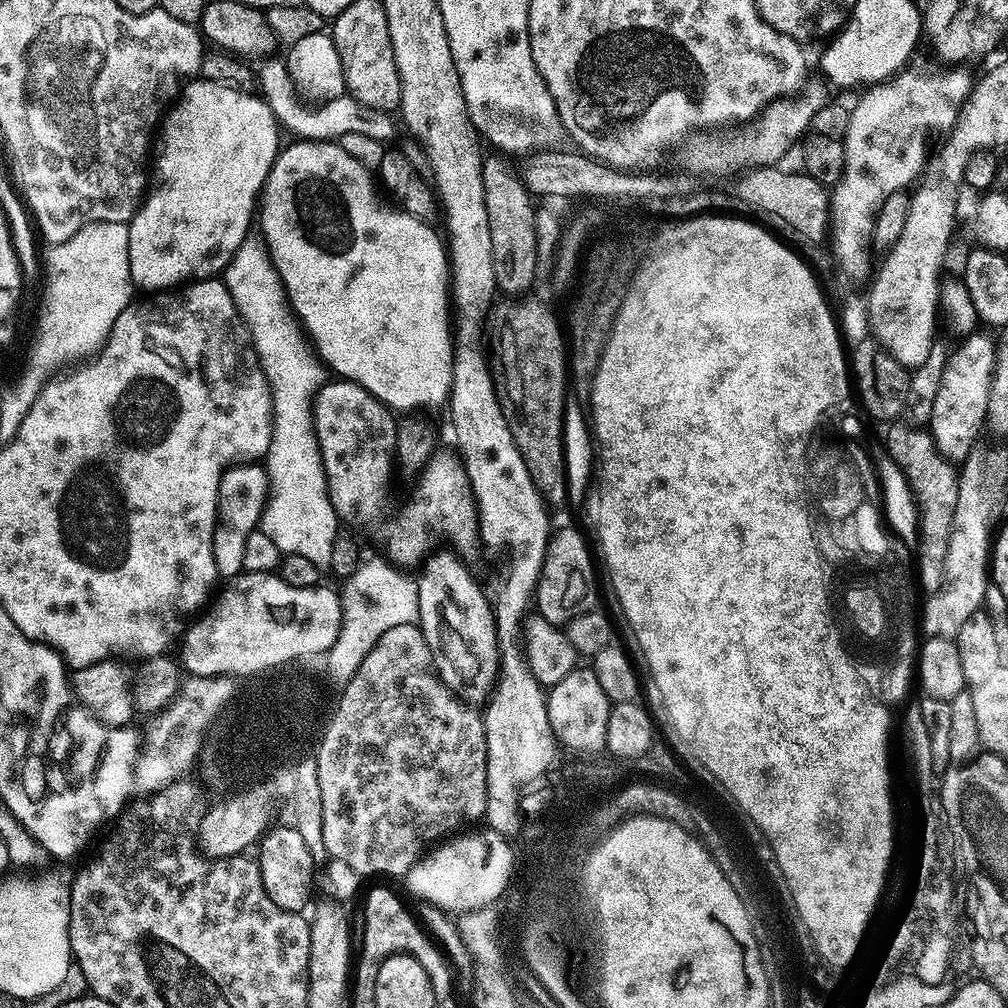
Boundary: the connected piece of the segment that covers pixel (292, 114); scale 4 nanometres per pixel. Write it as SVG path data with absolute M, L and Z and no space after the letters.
M265 59L260 72L258 68L258 92L268 104L268 109L272 111L272 119L285 133L293 132L296 135L293 137L300 140L327 140L329 142L339 141L342 134L366 134L370 138L385 142L391 142L395 138L397 121L393 113L362 106L362 102L358 102L347 94L327 101L323 106L311 106L306 103L296 91L292 75L288 73L287 63L283 59L276 59Z

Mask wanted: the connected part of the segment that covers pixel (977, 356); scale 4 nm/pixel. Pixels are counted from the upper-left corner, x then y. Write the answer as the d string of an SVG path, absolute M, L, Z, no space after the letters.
M977 330L961 339L960 345L947 357L942 386L930 417L930 431L937 448L953 462L963 462L977 447L980 427L985 427L988 419L988 402L992 389L992 375L996 369L997 341L987 336L984 330Z

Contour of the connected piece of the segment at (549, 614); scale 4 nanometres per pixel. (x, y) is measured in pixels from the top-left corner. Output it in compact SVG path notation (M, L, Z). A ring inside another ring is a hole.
M560 528L548 537L546 554L542 562L540 580L534 593L534 608L551 624L563 626L570 618L589 607L588 595L592 592L592 556L588 544L576 528Z

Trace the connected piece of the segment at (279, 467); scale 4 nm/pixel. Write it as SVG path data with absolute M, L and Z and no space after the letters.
M252 234L246 235L225 266L222 279L234 298L234 306L248 325L248 333L252 336L256 357L260 360L262 370L268 379L268 387L272 390L272 441L266 457L268 501L264 504L264 513L260 516L259 531L264 532L266 538L271 538L274 546L278 546L281 553L302 554L302 558L310 558L310 562L328 566L338 535L336 529L338 517L328 497L328 480L324 476L320 447L312 425L312 404L316 400L318 390L326 382L325 365L314 355L305 333L301 331L294 319L288 296L284 293L284 284L280 281L280 275L277 274L271 258L268 257L263 239Z

